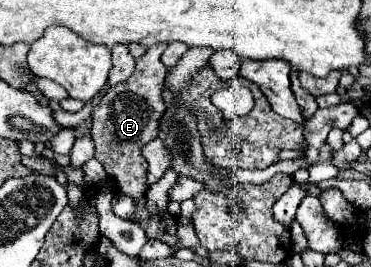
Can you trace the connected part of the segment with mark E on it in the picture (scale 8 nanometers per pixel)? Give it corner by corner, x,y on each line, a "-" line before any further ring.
157,43
151,49
147,49
139,59
133,75
123,81
121,85
109,87
97,111
93,113
93,127
91,137
95,141
95,159
103,163
109,177
113,177
119,183
119,189
127,195
131,195
137,201
137,219
141,227
147,231
147,237
161,239
167,245
175,245
175,229
177,229
177,217
163,213
159,217
149,217
145,211
145,175
147,175
147,161
141,155
143,145
157,139
157,125
161,115
165,113
167,105
163,101
163,81
167,75
167,67
161,61
161,55
165,51
167,43

